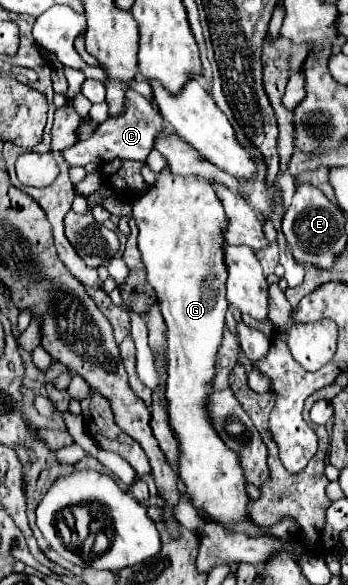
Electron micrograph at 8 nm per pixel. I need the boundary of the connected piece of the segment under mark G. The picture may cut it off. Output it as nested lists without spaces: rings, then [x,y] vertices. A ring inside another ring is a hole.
[[[163,169],[157,177],[155,187],[133,203],[133,219],[139,227],[139,249],[147,269],[147,281],[153,285],[163,319],[167,323],[167,415],[171,431],[179,443],[179,477],[184,483],[184,495],[195,507],[197,515],[207,515],[211,521],[219,523],[227,533],[235,533],[239,521],[249,521],[247,505],[251,501],[247,493],[247,479],[241,467],[241,457],[237,451],[221,443],[221,437],[209,421],[209,393],[215,379],[215,359],[223,339],[227,299],[225,299],[225,263],[221,255],[225,217],[221,201],[217,199],[213,187],[197,175],[175,177]]]

